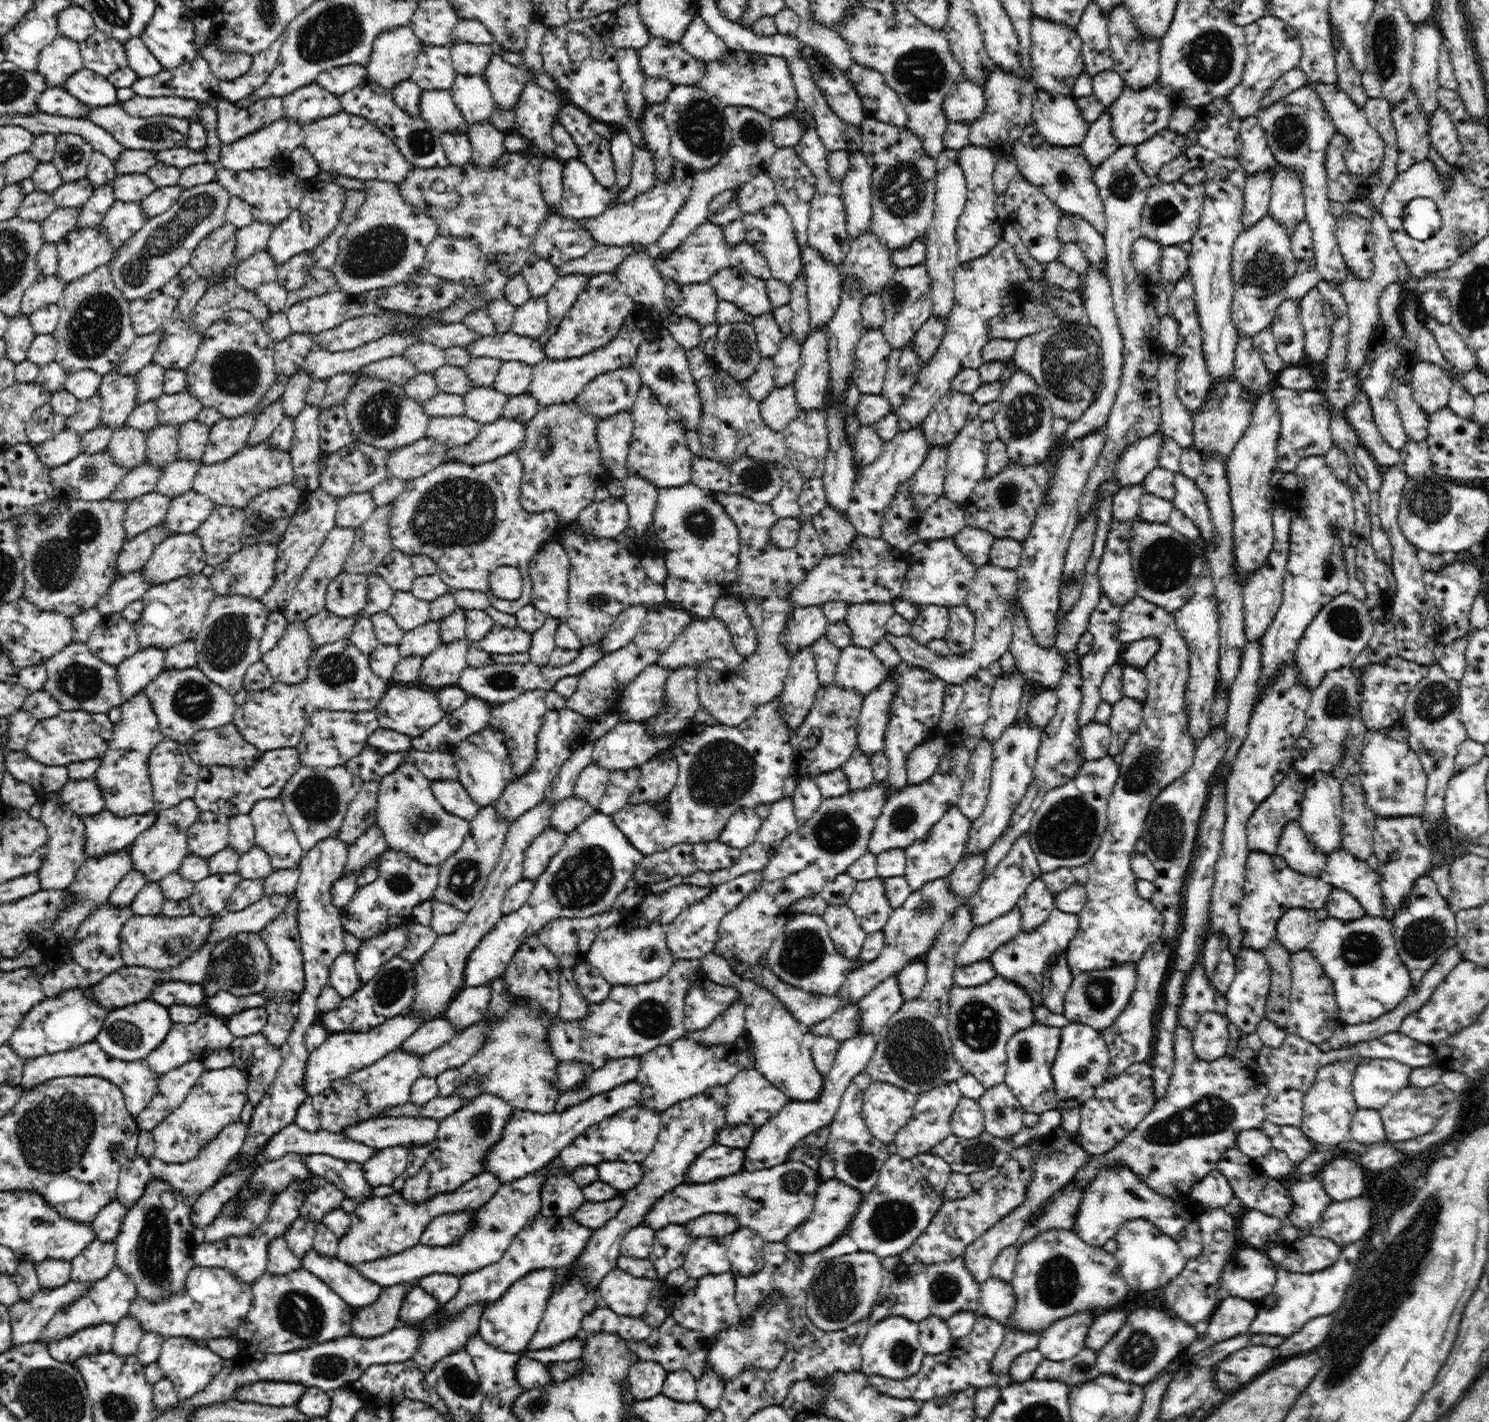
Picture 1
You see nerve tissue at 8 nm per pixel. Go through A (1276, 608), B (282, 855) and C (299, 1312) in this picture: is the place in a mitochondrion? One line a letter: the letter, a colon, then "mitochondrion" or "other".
A: other
B: mitochondrion
C: mitochondrion

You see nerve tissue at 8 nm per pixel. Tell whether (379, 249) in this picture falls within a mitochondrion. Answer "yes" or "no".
yes

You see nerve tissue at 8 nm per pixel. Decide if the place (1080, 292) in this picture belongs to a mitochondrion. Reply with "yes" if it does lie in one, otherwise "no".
no

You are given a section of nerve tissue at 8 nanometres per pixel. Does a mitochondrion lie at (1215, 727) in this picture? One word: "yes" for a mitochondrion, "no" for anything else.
no

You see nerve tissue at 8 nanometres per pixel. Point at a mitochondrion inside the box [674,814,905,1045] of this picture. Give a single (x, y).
(802, 954)

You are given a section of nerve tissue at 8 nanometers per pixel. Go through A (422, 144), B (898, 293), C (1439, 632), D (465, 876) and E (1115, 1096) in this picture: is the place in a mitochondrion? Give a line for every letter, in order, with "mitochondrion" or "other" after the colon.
A: mitochondrion
B: mitochondrion
C: other
D: mitochondrion
E: other

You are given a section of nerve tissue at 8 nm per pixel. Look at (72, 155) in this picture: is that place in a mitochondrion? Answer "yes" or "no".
yes

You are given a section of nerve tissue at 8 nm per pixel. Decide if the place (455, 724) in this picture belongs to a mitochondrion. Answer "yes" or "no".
no

